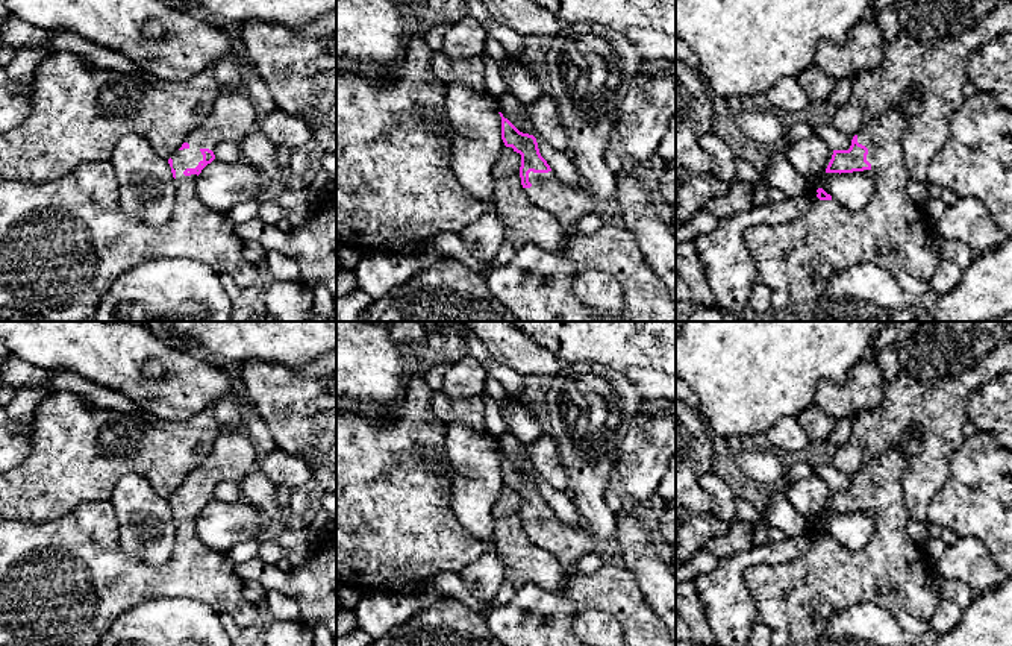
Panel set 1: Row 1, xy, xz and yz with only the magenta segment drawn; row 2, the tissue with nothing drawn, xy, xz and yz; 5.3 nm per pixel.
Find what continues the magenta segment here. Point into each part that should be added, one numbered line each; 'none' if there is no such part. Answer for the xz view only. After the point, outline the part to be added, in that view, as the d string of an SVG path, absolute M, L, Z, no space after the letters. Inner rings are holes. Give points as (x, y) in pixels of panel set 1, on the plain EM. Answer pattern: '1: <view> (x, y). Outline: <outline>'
1: xz (567, 545). Outline: M553 511L529 513L530 528L523 528L532 544L548 550L564 567L565 576L577 575L576 563L594 552L594 537L588 528L571 528Z

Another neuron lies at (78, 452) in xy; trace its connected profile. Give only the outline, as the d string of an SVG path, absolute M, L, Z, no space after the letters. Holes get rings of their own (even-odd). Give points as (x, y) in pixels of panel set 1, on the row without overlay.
M59 390L41 400L33 422L29 456L12 470L0 473L0 525L8 520L44 523L59 520L88 500L111 500L118 479L135 473L144 476L162 497L170 499L189 475L209 456L221 432L215 403L185 422L145 422L141 411L124 412L92 408L71 391Z

